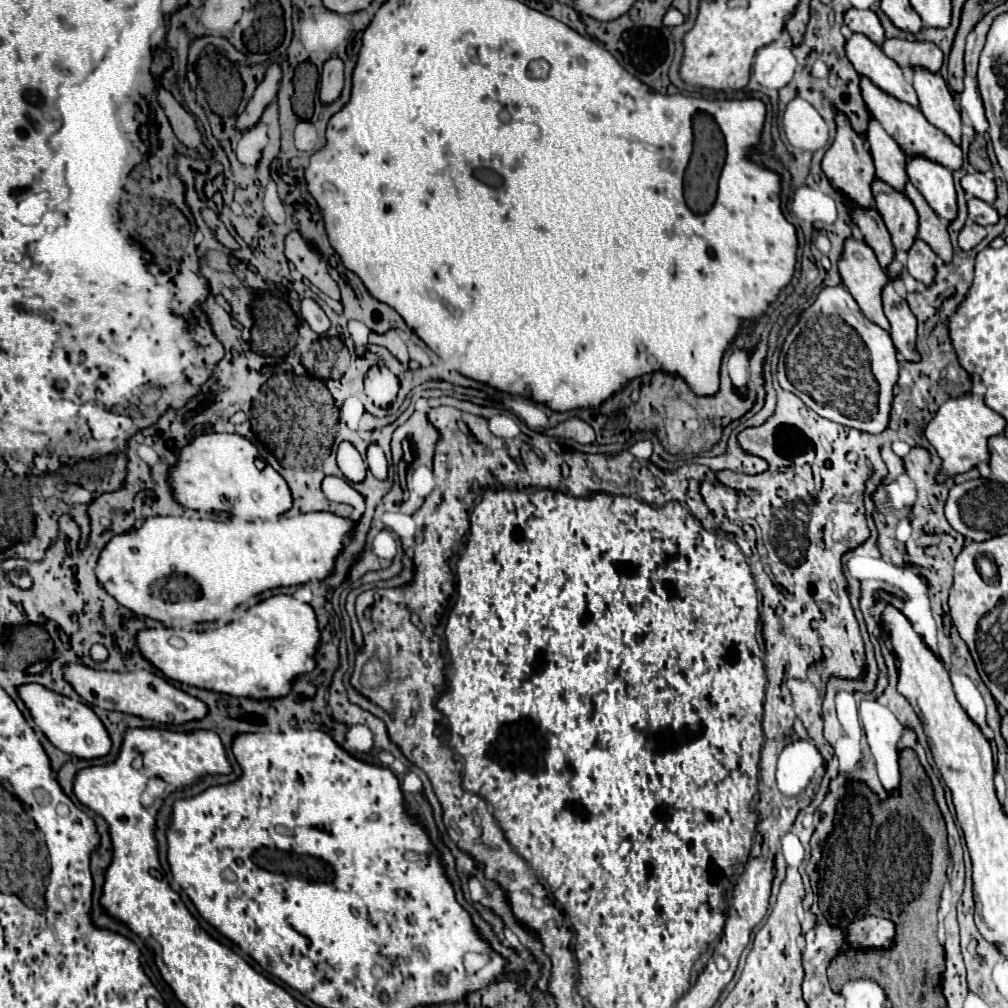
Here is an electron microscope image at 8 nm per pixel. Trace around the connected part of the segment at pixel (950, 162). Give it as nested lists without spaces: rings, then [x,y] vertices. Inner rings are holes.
[[[860,76],[860,90],[862,90],[862,98],[870,110],[870,114],[882,122],[884,130],[900,144],[900,148],[908,154],[908,156],[926,156],[950,170],[958,170],[962,166],[962,150],[960,146],[956,146],[942,130],[938,130],[936,126],[932,126],[924,114],[920,114],[920,110],[912,104],[900,102],[898,98],[886,94],[882,88],[878,88],[868,76]]]

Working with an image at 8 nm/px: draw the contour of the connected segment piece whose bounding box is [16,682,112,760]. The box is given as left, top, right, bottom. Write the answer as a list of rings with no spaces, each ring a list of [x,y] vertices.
[[[32,682],[20,684],[16,690],[18,690],[22,702],[26,704],[26,708],[30,710],[32,720],[36,722],[38,730],[62,752],[74,754],[74,756],[86,758],[86,760],[100,758],[110,752],[112,742],[108,738],[108,732],[90,706],[86,706],[78,700],[72,700],[68,696],[62,696],[58,692],[52,692],[52,690],[44,688],[42,684],[32,684]]]

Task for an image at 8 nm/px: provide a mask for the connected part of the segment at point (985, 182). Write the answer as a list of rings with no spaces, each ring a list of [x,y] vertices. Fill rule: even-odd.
[[[968,172],[960,180],[960,184],[968,198],[980,198],[988,204],[992,204],[996,198],[996,184],[992,180],[992,172]]]

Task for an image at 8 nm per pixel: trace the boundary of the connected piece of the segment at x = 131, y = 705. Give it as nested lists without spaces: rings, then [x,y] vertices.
[[[74,662],[64,668],[64,678],[90,706],[134,714],[144,720],[152,720],[160,724],[182,724],[188,720],[196,720],[202,718],[208,710],[204,702],[174,688],[170,682],[166,682],[162,676],[154,672],[133,671],[118,674],[118,672],[94,670],[82,662]]]

